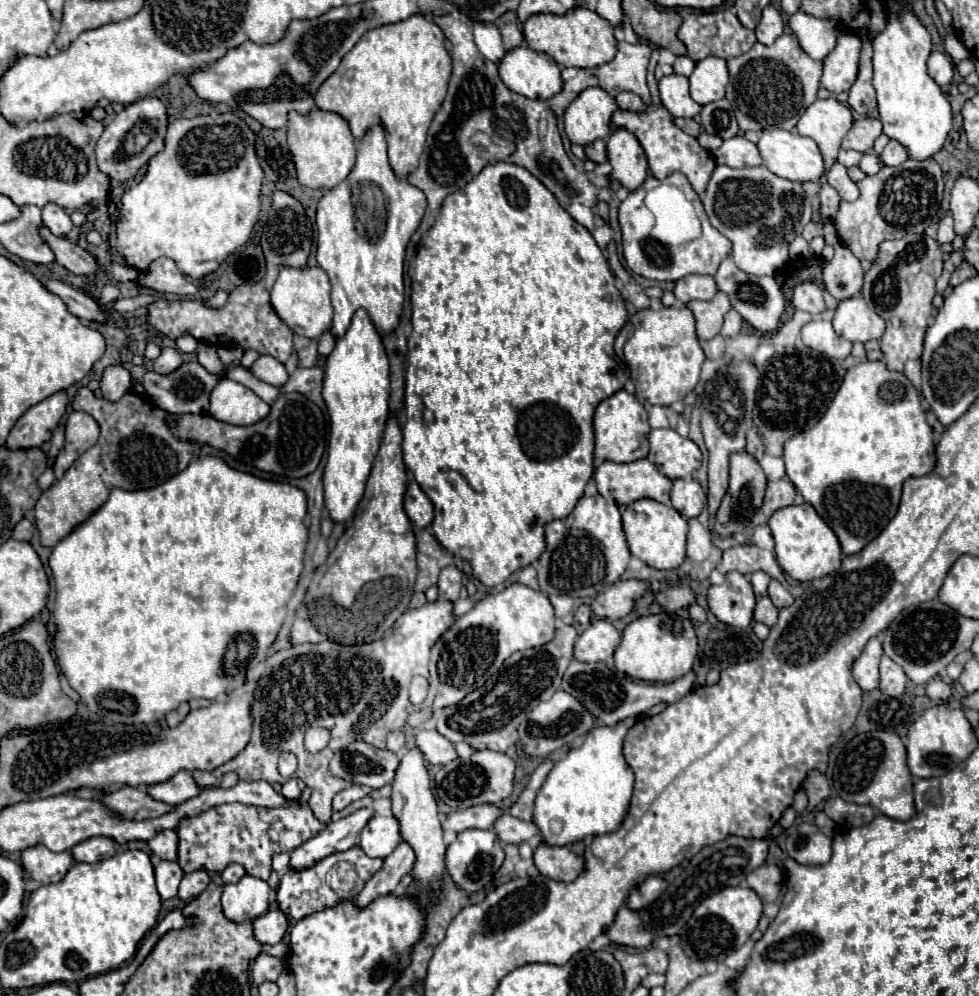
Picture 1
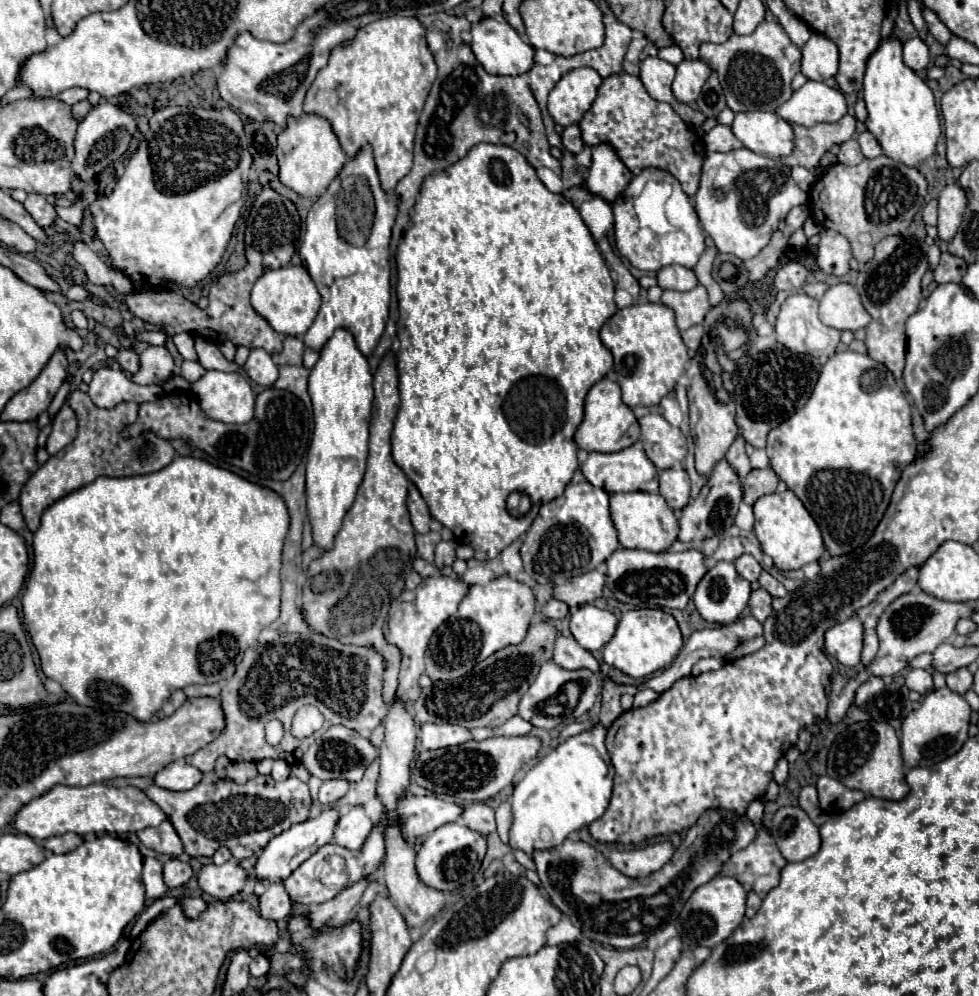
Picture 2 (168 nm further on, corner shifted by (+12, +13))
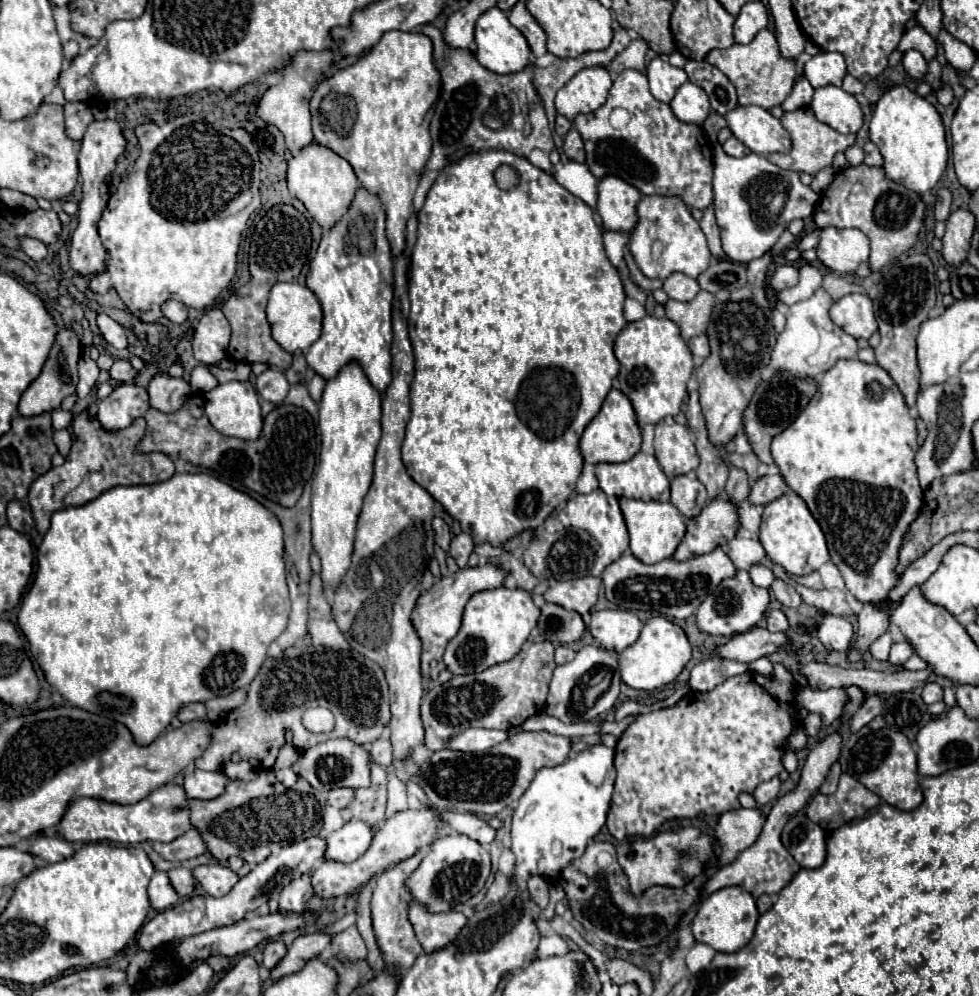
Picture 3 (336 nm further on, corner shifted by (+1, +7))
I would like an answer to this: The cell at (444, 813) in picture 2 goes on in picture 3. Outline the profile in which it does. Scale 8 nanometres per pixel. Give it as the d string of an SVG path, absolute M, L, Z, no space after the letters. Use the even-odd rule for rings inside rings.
M421 809L421 811L403 811L393 815L391 819L385 821L383 829L379 833L375 833L371 847L367 849L367 853L353 861L353 863L335 863L335 861L323 861L317 871L311 875L313 879L313 887L315 893L323 899L329 897L341 897L341 895L349 895L349 891L357 891L361 885L369 883L373 877L377 877L379 873L383 873L387 867L393 867L395 863L411 857L413 853L417 853L419 849L427 847L433 837L437 835L437 831L443 829L443 823L439 821L437 813L431 809Z

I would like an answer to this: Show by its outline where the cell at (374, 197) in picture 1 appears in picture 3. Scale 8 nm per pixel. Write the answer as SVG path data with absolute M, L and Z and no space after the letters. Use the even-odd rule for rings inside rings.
M359 189L355 199L353 199L353 205L349 209L349 213L327 233L323 233L323 239L319 243L319 249L309 265L309 273L307 273L307 287L315 293L315 297L319 299L321 303L321 309L323 309L323 331L321 331L321 337L305 351L305 359L307 359L307 365L317 373L321 375L325 381L333 379L345 365L349 363L359 363L365 377L369 379L369 383L379 391L379 393L385 393L385 389L389 387L391 383L391 353L389 353L389 347L391 347L391 341L393 341L393 331L391 331L391 305L393 305L393 257L391 257L391 247L389 247L389 241L385 237L385 211L381 207L381 201L371 195L369 191L365 189Z

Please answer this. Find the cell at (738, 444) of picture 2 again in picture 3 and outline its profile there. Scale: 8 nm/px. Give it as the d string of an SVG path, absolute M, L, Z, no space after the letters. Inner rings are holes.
M735 467L729 471L729 479L727 479L727 485L725 485L725 495L735 505L741 505L747 499L747 495L749 495L749 479L747 479L745 471L735 469Z

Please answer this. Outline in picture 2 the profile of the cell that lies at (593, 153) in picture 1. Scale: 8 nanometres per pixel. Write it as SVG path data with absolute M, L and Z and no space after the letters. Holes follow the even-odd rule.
M570 125L570 127L564 129L564 133L562 133L562 143L564 143L564 147L566 147L568 151L572 151L572 153L580 153L580 151L586 147L584 141L582 141L582 137L580 137L580 127L578 127L578 125Z

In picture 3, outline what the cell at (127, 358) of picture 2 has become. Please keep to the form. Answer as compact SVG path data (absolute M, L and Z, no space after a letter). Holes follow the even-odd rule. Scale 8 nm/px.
M115 361L113 367L109 369L109 375L117 383L133 383L135 379L135 369L131 367L129 361Z

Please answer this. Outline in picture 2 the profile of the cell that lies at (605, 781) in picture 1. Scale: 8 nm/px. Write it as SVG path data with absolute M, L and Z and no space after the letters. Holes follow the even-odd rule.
M596 723L592 729L582 731L552 749L514 787L514 823L510 827L512 849L522 849L530 855L534 849L556 847L570 833L604 815L612 797L614 779L604 739L606 727Z

